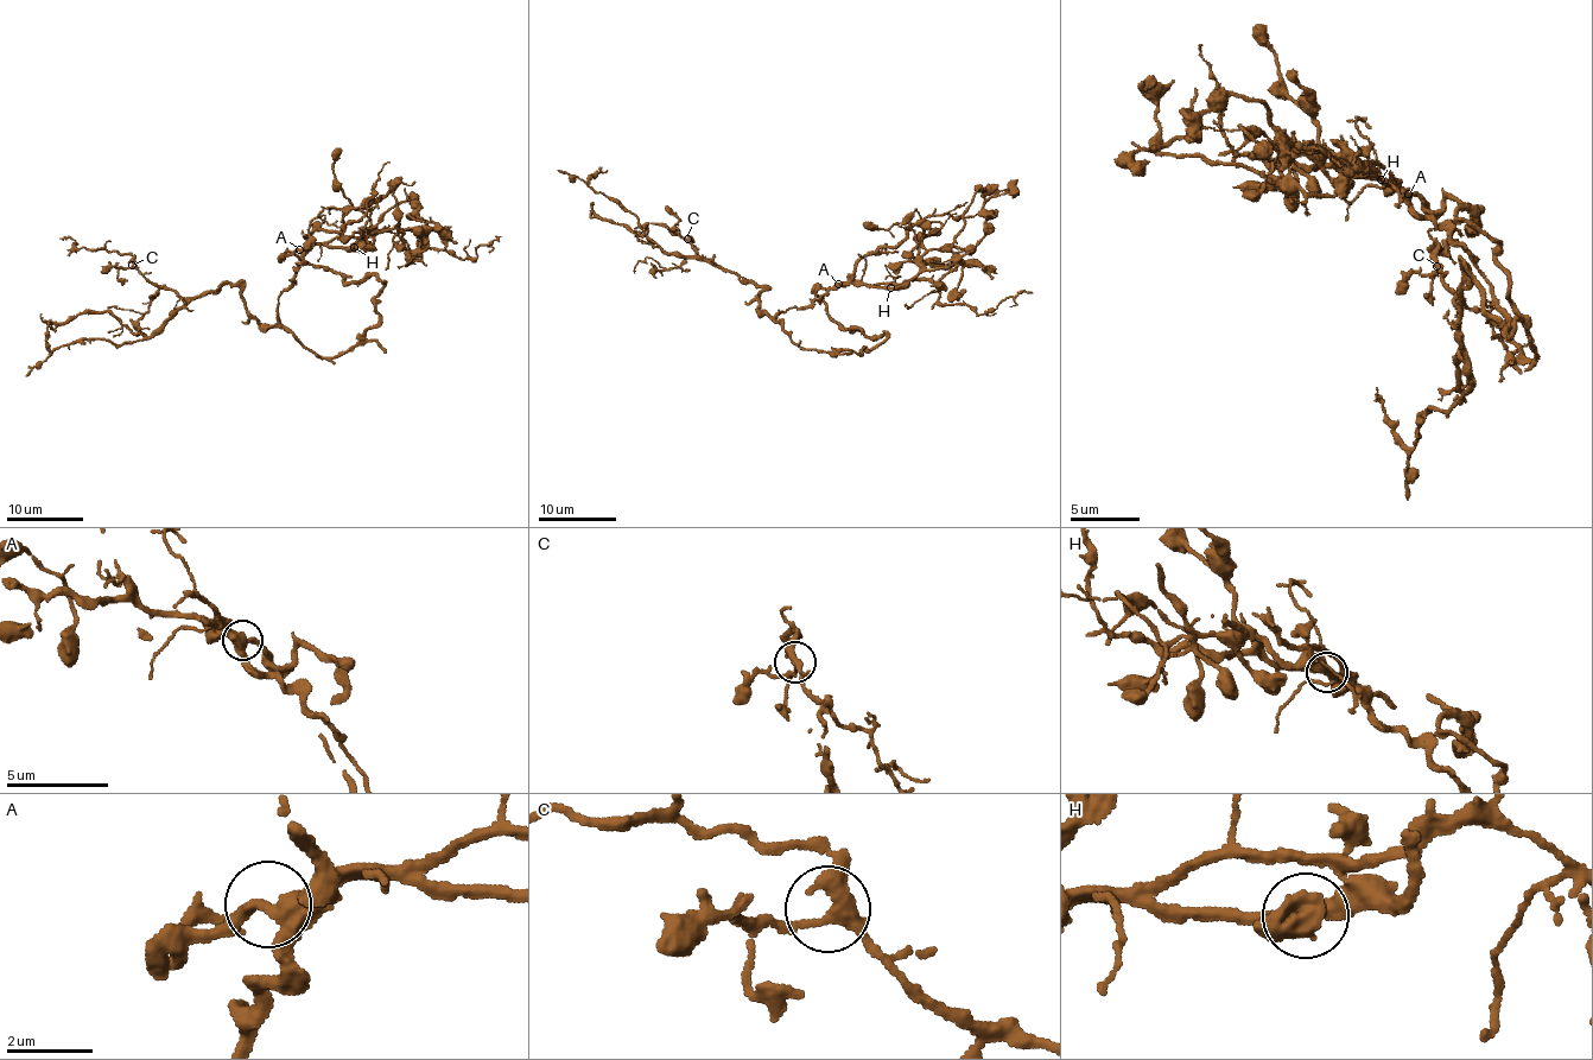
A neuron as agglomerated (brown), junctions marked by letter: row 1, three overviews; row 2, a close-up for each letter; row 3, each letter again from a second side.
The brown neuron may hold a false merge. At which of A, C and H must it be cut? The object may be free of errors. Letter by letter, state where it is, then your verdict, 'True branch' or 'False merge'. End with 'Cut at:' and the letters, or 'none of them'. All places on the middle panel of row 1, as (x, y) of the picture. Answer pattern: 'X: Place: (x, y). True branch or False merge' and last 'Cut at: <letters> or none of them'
A: Place: (838, 284). True branch
C: Place: (687, 239). True branch
H: Place: (890, 287). True branch
Cut at: none of them

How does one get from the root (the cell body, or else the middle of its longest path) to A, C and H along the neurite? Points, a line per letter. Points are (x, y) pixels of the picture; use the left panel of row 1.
A: (278, 304), (303, 259), (299, 249)
C: (278, 304), (277, 322), (264, 324), (246, 309), (239, 287), (221, 285), (195, 298), (181, 297), (132, 265)
H: (278, 304), (311, 247), (354, 247)

